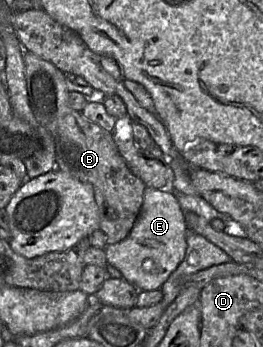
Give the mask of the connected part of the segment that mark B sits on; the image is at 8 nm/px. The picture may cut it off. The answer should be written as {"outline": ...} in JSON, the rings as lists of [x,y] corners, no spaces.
{"outline":[[[25,50],[24,66],[29,105],[38,127],[43,127],[51,137],[55,169],[93,186],[100,215],[99,230],[104,232],[107,245],[124,240],[139,216],[147,186],[128,168],[119,153],[113,133],[89,121],[81,112],[70,107],[67,76],[63,71],[53,63]]]}

